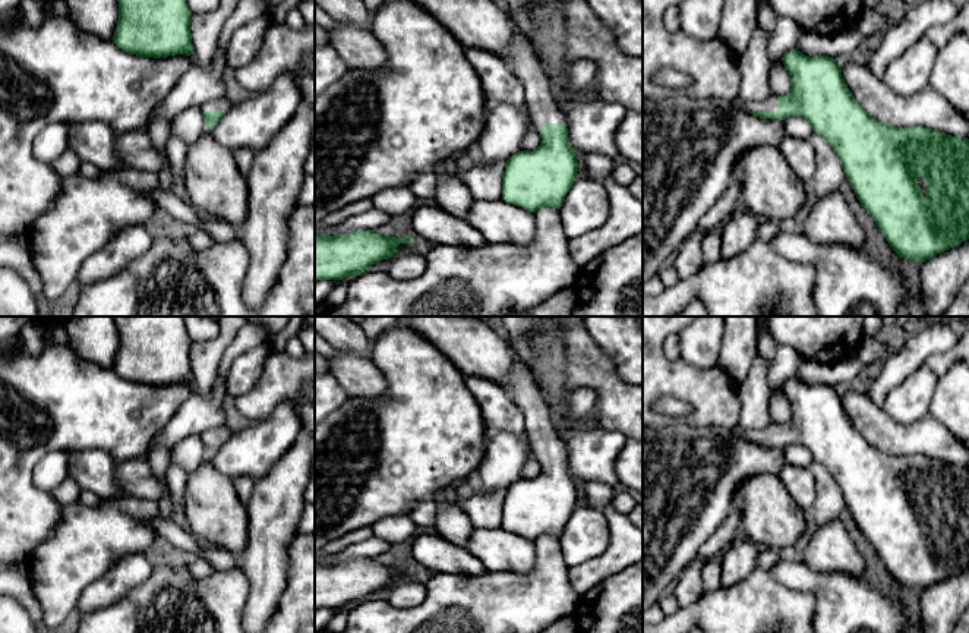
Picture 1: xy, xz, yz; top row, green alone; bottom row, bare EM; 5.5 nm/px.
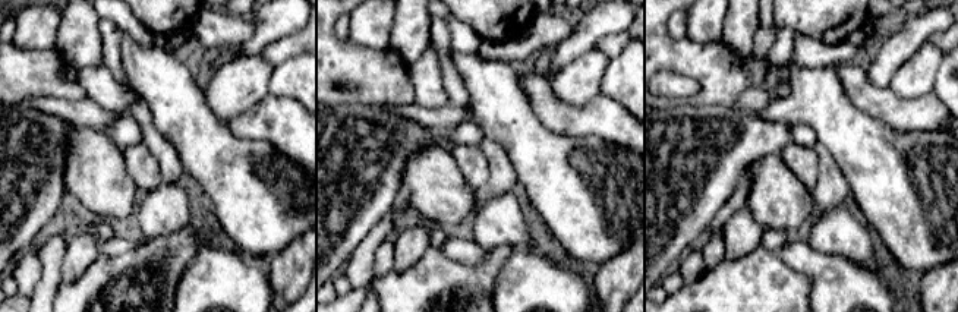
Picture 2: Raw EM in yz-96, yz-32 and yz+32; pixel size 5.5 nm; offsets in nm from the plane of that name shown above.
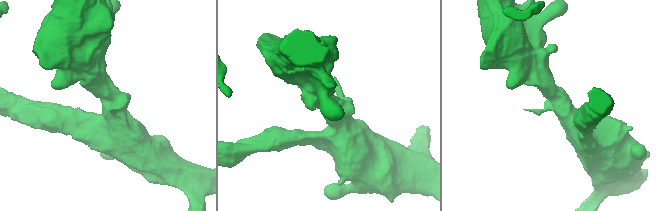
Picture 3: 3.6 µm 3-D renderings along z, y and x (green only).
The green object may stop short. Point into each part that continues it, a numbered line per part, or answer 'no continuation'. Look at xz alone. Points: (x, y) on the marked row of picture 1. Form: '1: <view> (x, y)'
1: xz (524, 63)

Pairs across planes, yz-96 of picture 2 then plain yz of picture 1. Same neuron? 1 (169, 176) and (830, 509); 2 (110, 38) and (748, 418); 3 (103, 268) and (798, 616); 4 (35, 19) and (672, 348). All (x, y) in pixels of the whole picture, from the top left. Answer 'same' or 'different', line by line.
1: same
2: different
3: same
4: different

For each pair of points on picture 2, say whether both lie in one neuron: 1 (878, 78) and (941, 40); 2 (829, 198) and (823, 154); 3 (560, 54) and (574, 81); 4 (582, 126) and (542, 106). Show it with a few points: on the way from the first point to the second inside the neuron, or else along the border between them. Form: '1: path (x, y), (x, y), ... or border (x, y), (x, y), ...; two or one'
1: border (942, 30), (927, 40); two
2: path (829, 188), (826, 164); one
3: border (595, 46), (547, 78); two
4: path (572, 120), (563, 119), (552, 112); one

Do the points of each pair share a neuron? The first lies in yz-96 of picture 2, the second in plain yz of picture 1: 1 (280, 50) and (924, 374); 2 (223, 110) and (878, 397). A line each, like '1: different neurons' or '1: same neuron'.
1: different neurons
2: different neurons

